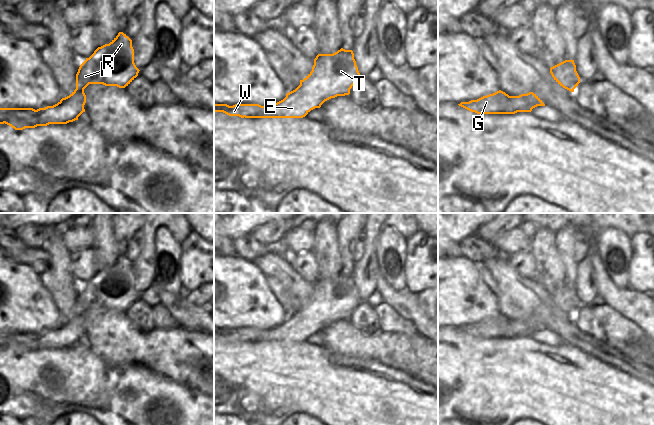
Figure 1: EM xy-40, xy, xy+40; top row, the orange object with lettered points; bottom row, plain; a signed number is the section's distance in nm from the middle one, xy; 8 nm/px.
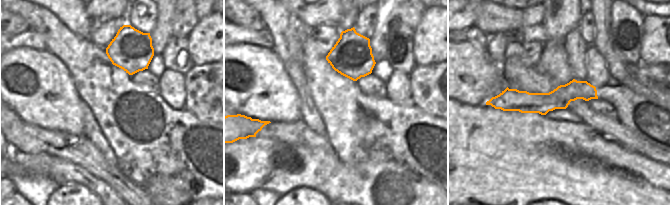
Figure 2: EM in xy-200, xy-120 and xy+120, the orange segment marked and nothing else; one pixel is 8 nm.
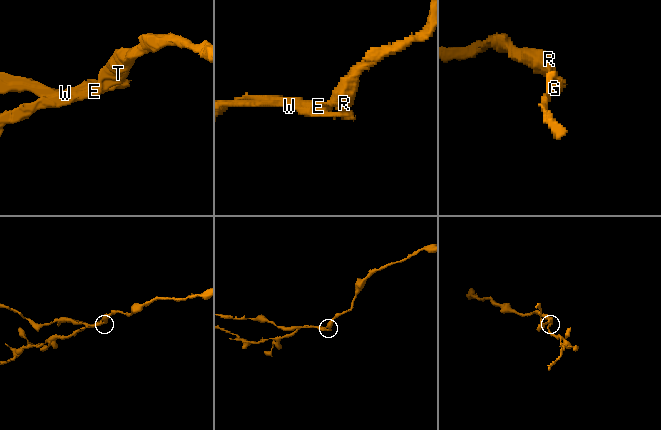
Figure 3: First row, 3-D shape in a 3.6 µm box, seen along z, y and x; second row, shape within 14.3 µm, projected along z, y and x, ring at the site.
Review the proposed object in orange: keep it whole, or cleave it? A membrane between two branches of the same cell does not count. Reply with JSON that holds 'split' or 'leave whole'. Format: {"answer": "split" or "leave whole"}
{"answer": "split"}

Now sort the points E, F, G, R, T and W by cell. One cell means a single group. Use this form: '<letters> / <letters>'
E F R T / G W

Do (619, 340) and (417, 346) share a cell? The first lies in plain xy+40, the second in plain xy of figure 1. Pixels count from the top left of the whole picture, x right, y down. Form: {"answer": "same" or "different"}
{"answer": "different"}

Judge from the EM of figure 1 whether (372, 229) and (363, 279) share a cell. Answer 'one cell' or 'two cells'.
one cell

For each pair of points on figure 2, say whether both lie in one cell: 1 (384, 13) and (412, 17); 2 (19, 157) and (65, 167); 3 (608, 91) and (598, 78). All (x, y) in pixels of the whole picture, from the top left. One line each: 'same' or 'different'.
1: same
2: different
3: different

